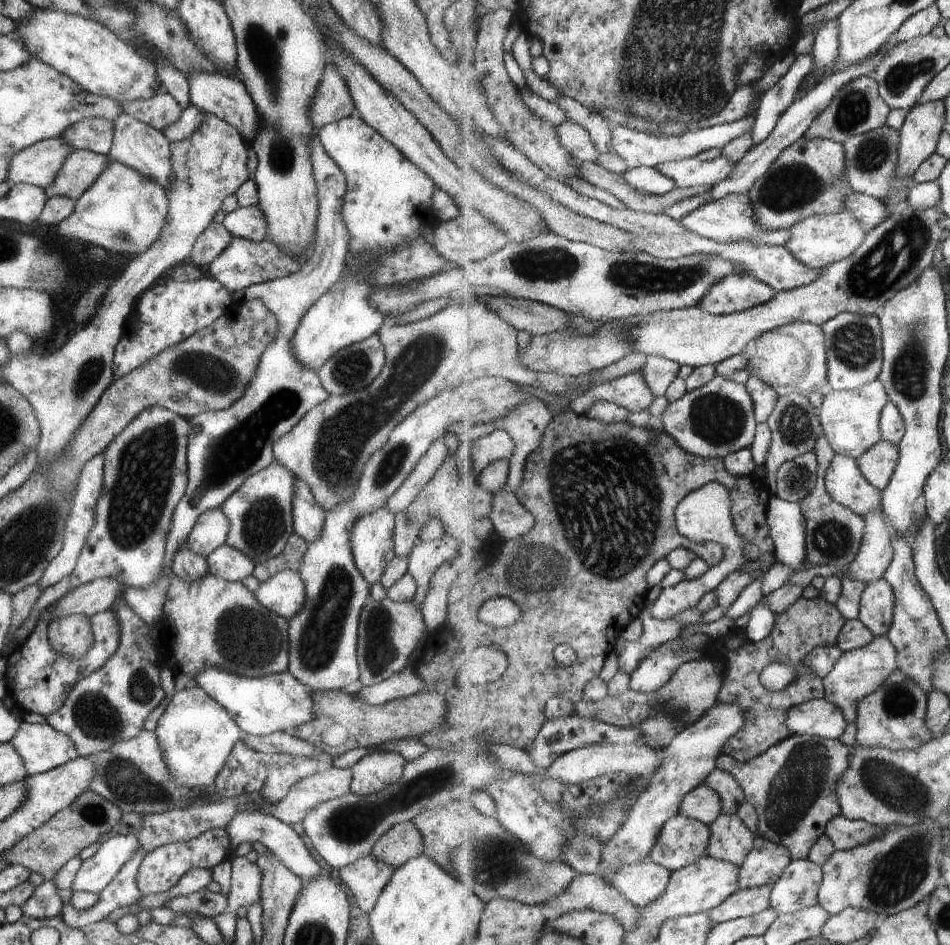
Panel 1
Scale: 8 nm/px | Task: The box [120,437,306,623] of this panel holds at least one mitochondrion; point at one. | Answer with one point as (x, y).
(263, 526)

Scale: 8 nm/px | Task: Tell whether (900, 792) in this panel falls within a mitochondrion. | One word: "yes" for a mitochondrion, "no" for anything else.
yes

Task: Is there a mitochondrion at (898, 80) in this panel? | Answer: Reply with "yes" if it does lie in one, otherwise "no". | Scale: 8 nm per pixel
yes

